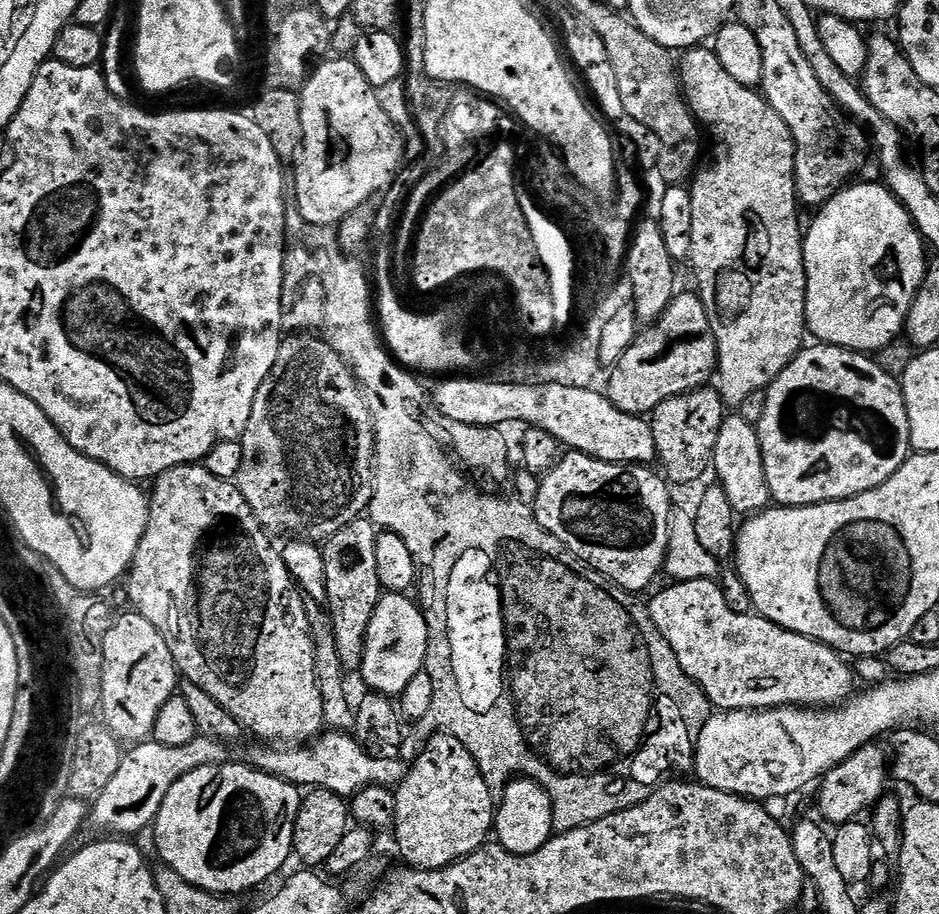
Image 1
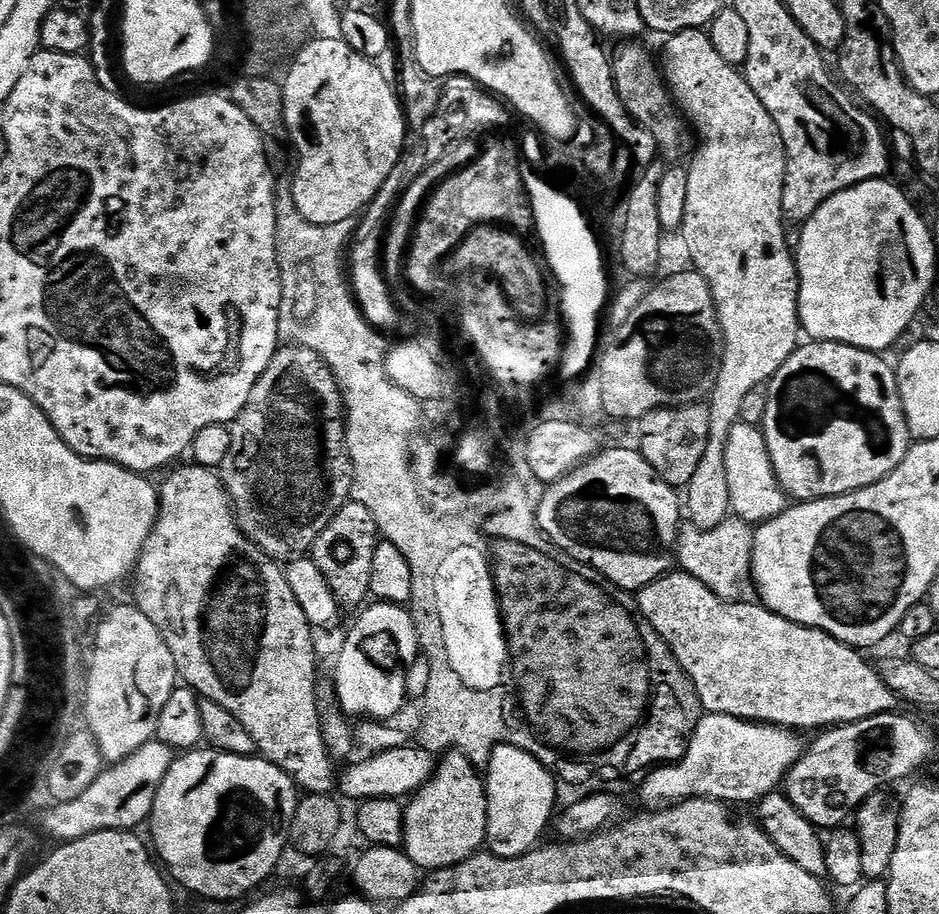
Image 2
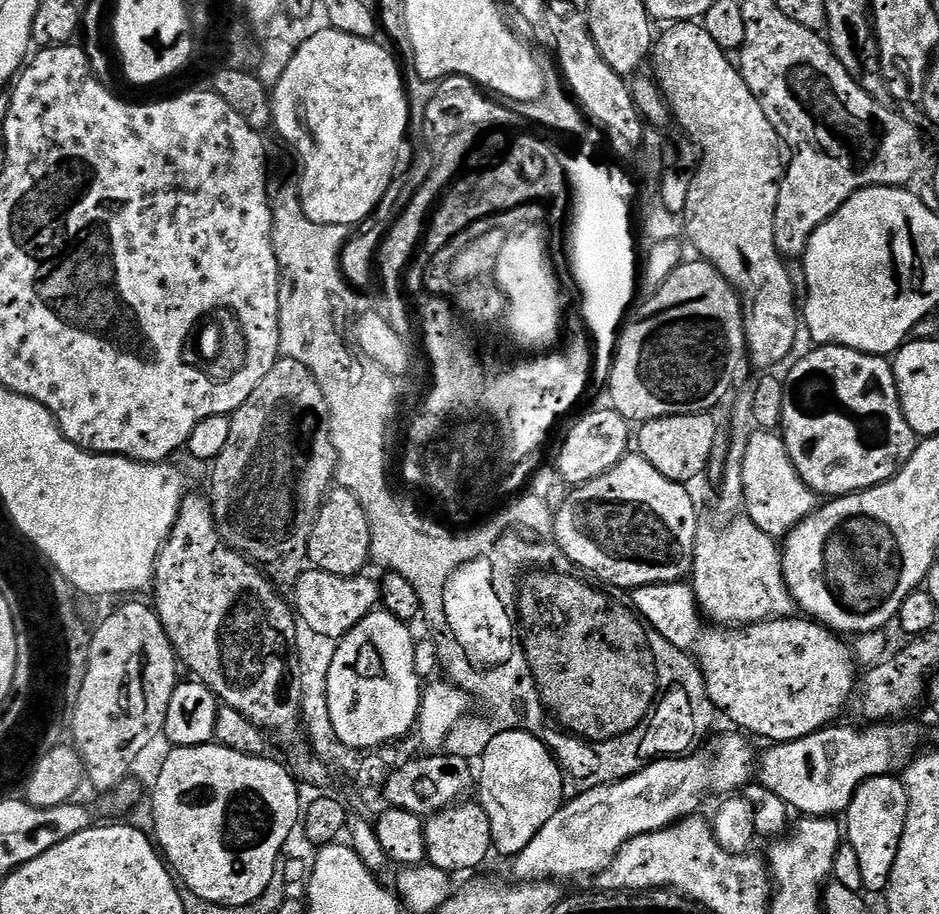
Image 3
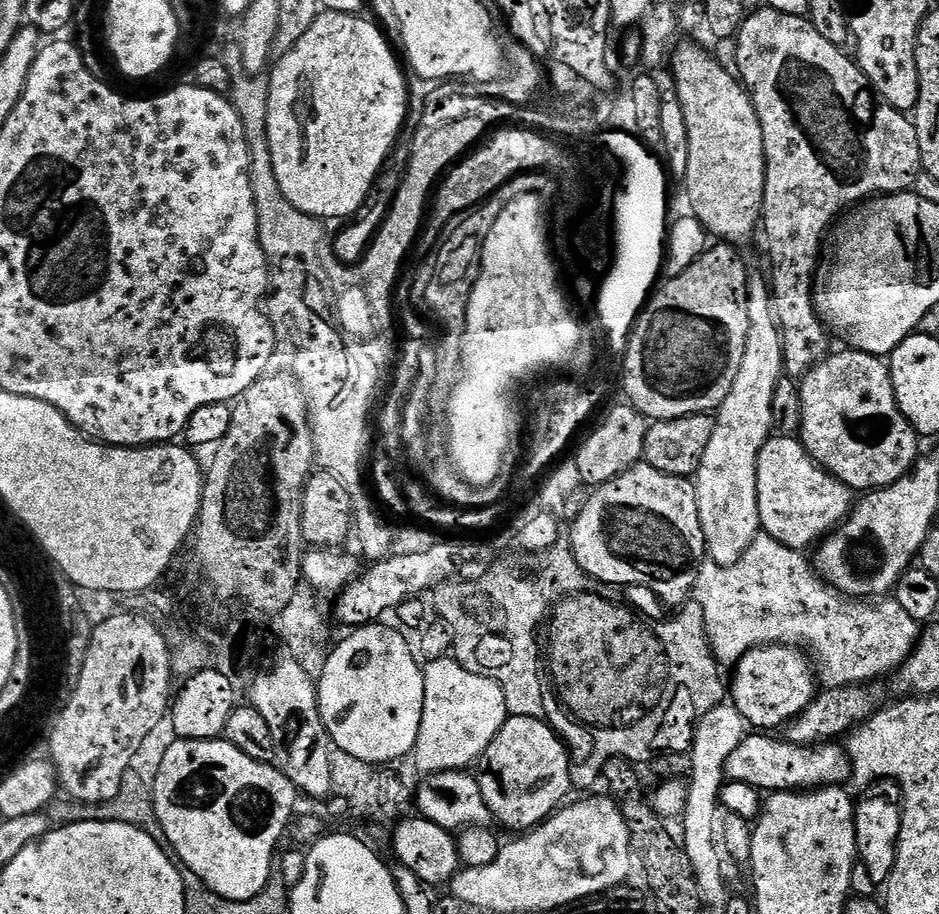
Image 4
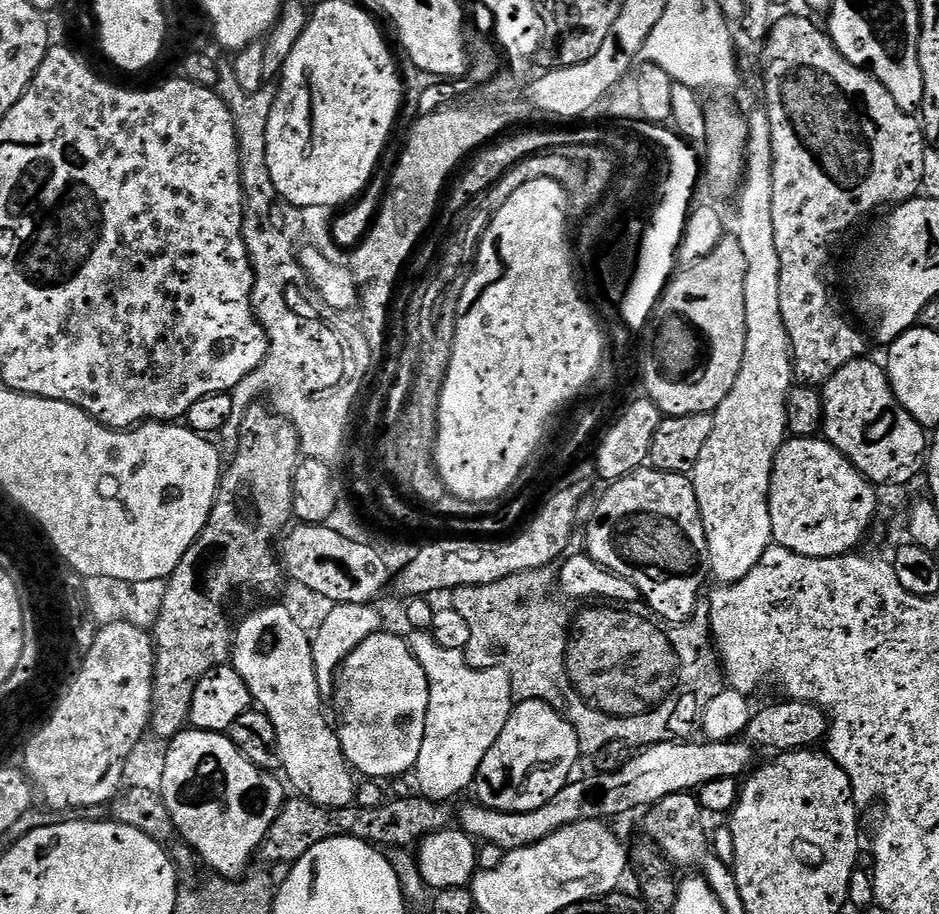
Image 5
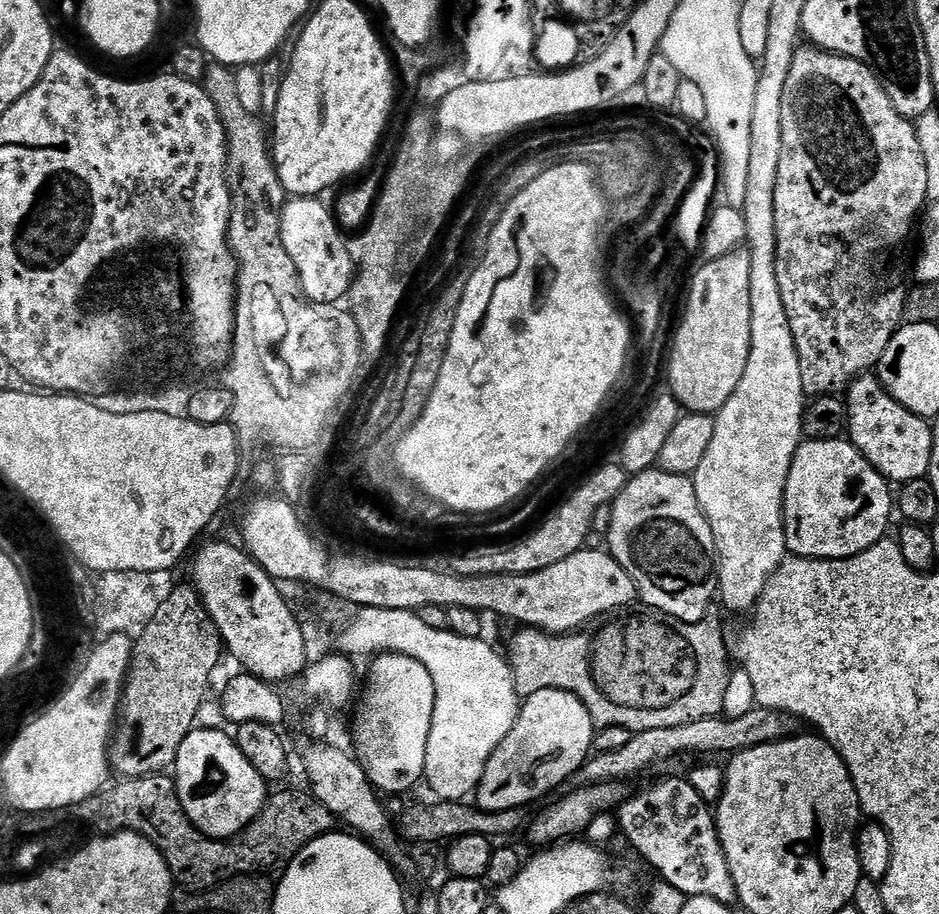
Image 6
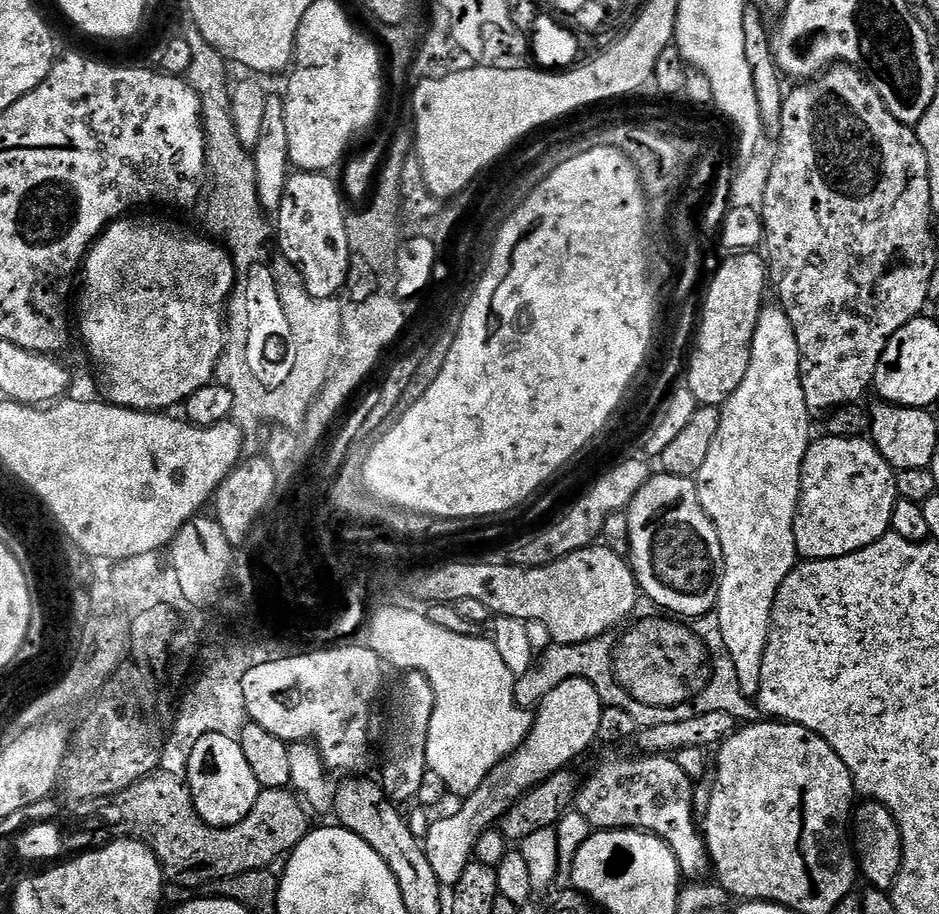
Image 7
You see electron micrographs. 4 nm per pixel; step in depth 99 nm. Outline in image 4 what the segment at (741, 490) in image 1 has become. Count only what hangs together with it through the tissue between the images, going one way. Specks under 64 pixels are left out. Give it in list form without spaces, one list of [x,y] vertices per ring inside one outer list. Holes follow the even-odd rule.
[[[773,435],[762,446],[758,462],[758,514],[763,535],[782,542],[782,546],[808,550],[819,545],[829,532],[840,527],[854,507],[853,489],[835,480],[820,467],[796,436]]]

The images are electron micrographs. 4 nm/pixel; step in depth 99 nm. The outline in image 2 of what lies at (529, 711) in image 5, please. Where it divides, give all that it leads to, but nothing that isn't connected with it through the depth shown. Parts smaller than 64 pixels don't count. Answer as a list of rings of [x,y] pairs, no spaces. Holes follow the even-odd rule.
[[[499,744],[497,748],[492,749],[492,756],[488,759],[486,771],[488,771],[488,776],[486,772],[488,790],[487,851],[502,858],[524,856],[541,843],[540,835],[553,823],[554,813],[558,808],[556,780],[553,779],[552,773],[546,771],[536,758],[526,754],[526,750],[518,750],[518,746],[510,746],[509,744]]]

